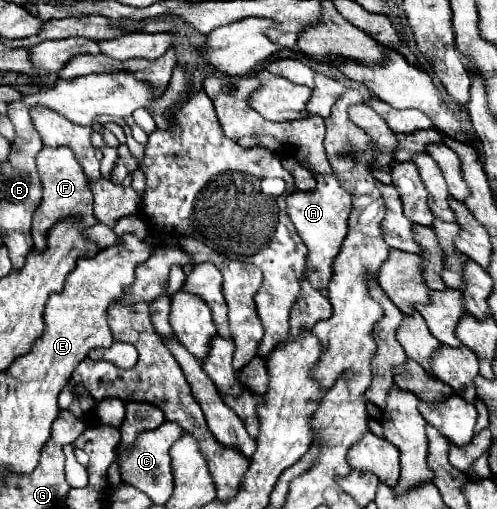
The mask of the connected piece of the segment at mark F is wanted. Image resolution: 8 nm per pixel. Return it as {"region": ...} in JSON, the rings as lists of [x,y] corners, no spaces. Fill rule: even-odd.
{"region":[[[66,146],[42,148],[38,152],[36,162],[38,162],[38,172],[44,184],[44,198],[42,198],[42,204],[34,212],[32,236],[34,236],[34,248],[44,250],[44,234],[48,234],[48,230],[56,222],[60,222],[60,218],[70,218],[70,216],[82,218],[85,227],[93,226],[98,221],[93,214],[93,196],[88,188],[88,178],[82,172],[82,166],[78,164],[70,148]]]}

